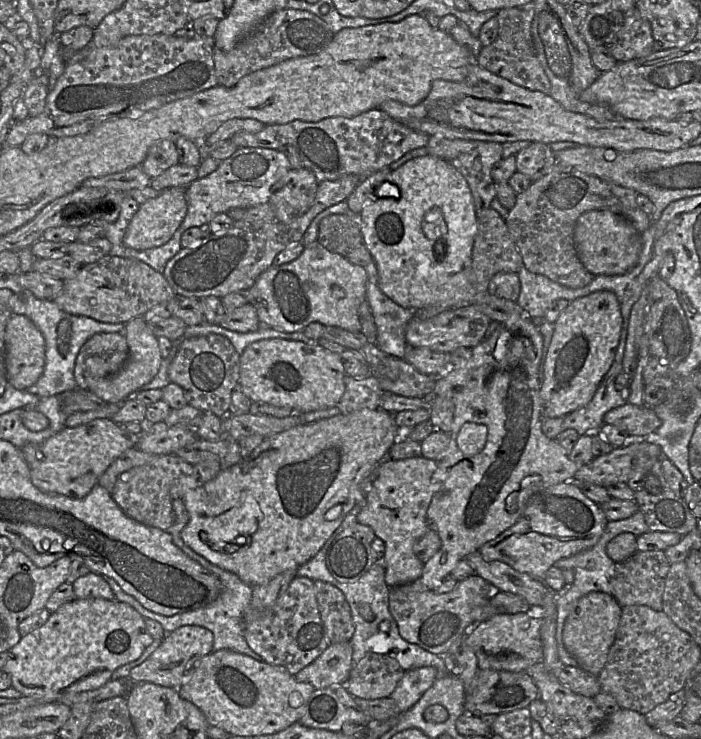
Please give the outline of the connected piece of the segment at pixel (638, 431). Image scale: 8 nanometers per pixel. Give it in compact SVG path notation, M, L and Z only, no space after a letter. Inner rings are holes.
M626 403L607 412L604 423L615 425L633 436L647 436L655 432L662 421L652 408Z

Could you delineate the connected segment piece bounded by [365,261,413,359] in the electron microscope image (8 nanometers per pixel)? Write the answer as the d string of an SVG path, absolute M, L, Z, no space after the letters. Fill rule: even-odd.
M374 261L370 262L365 270L367 302L377 329L375 345L386 354L402 359L408 349L405 329L408 321L413 317L413 310L398 305L380 290Z

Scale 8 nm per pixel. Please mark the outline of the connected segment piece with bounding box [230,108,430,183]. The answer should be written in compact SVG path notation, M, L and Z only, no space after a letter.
M376 108L354 117L337 116L318 122L294 120L285 124L266 125L258 132L237 132L230 141L238 147L278 149L293 145L303 167L311 170L320 183L345 175L357 175L361 179L367 177L388 167L406 153L426 147L429 139L429 135L403 125Z

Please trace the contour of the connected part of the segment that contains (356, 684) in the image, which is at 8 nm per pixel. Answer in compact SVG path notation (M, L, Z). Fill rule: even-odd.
M368 652L360 661L353 663L345 686L355 698L387 698L405 672L392 656Z

